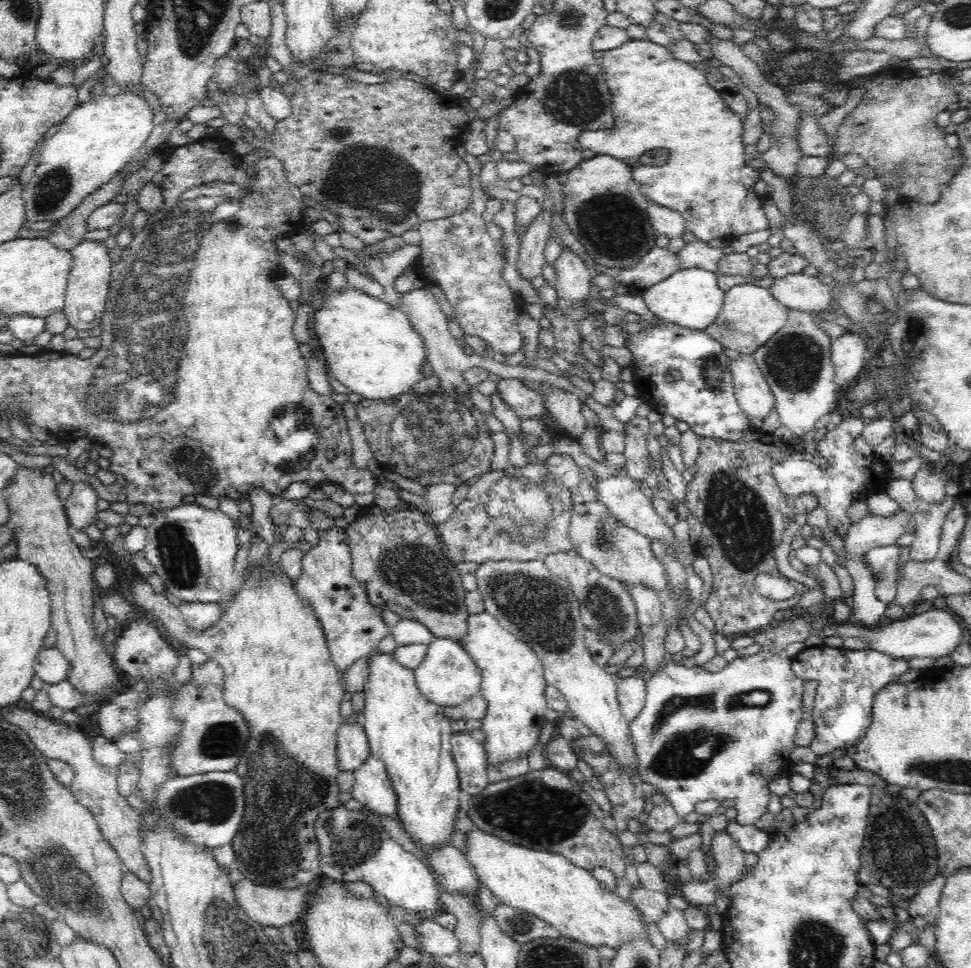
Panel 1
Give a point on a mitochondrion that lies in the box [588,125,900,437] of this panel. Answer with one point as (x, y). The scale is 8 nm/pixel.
(826, 205)

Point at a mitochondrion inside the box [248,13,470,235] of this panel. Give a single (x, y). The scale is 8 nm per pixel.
(396, 206)

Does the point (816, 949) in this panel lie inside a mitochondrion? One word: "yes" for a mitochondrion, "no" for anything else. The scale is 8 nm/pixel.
yes

